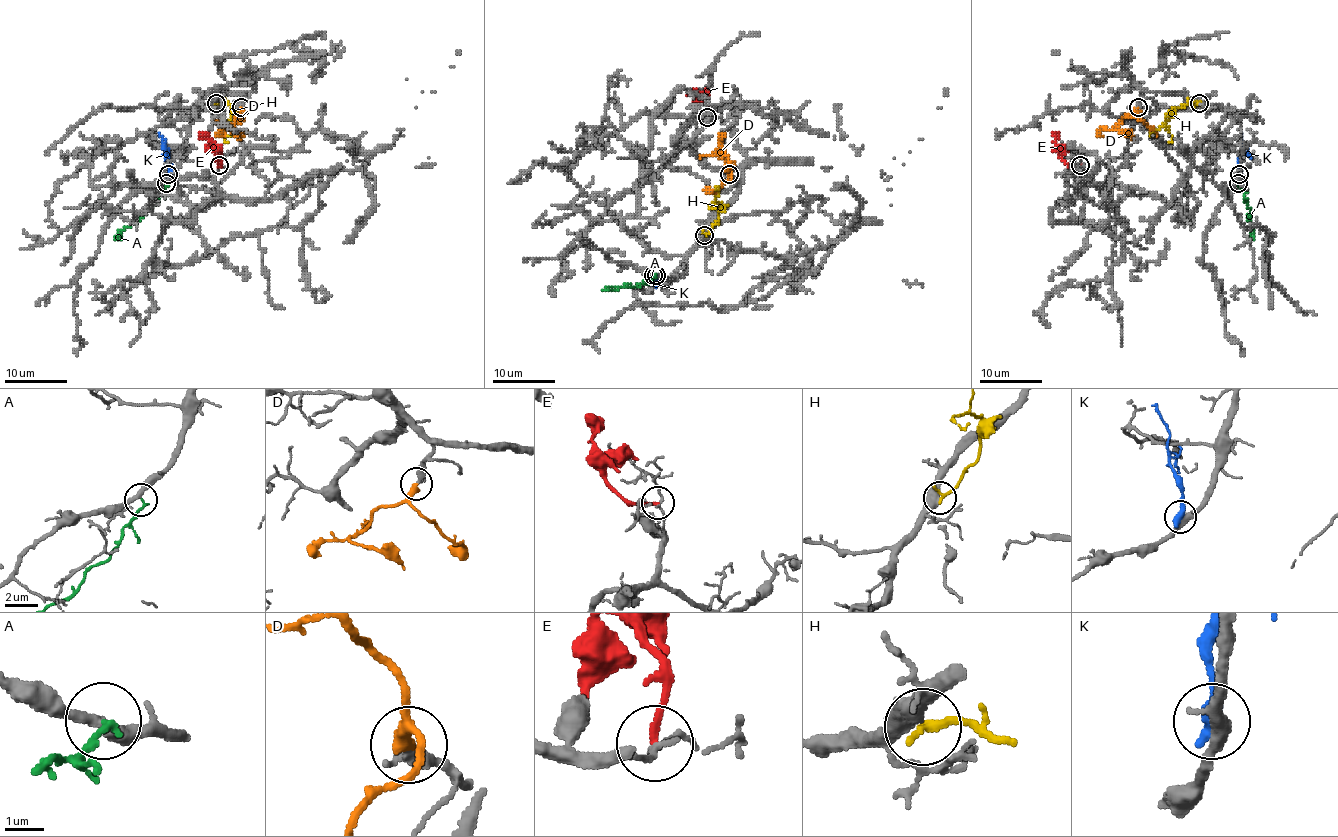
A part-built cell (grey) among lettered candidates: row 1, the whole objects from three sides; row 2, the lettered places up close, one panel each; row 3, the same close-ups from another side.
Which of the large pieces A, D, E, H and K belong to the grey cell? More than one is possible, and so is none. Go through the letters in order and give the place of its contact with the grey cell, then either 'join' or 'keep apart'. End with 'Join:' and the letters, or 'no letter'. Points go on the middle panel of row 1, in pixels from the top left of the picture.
A: meets grey at (653, 275); join
D: meets grey at (729, 174); join
E: meets grey at (707, 117); keep apart
H: meets grey at (704, 235); keep apart
K: meets grey at (656, 275); keep apart
Join: A, D

